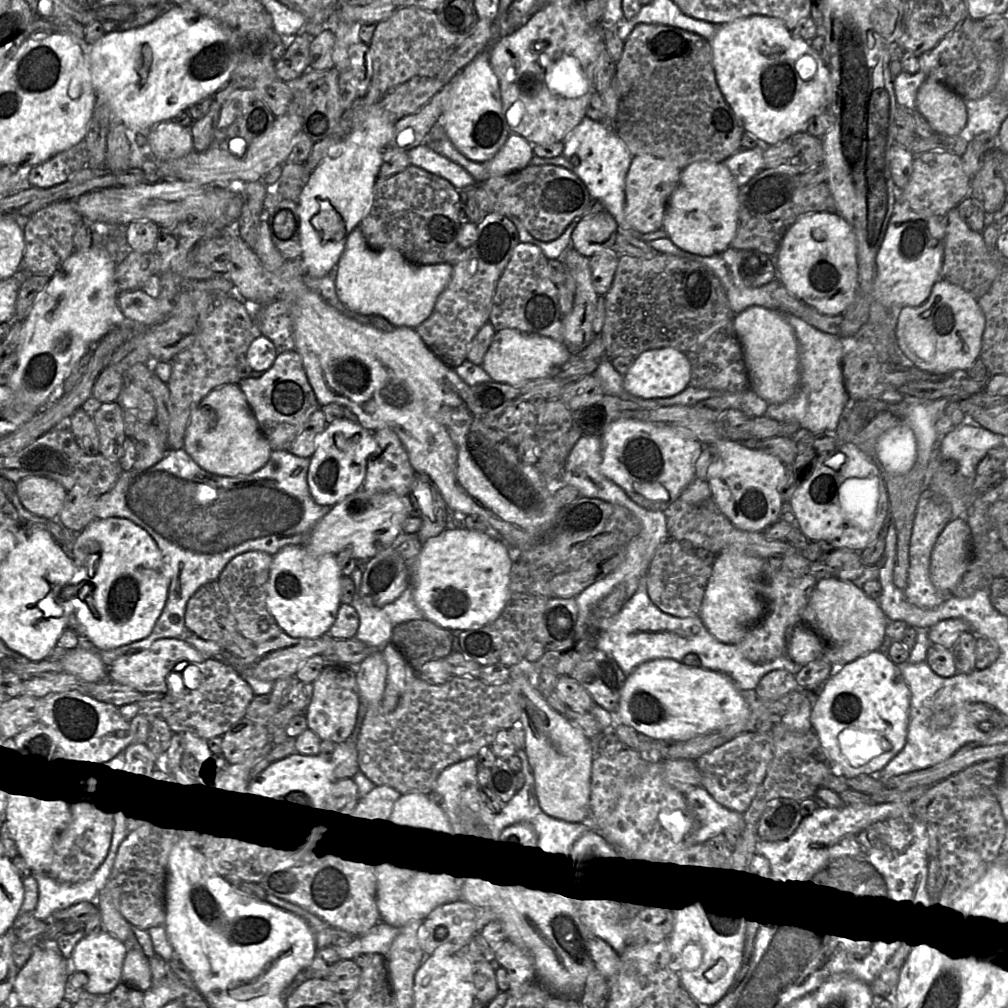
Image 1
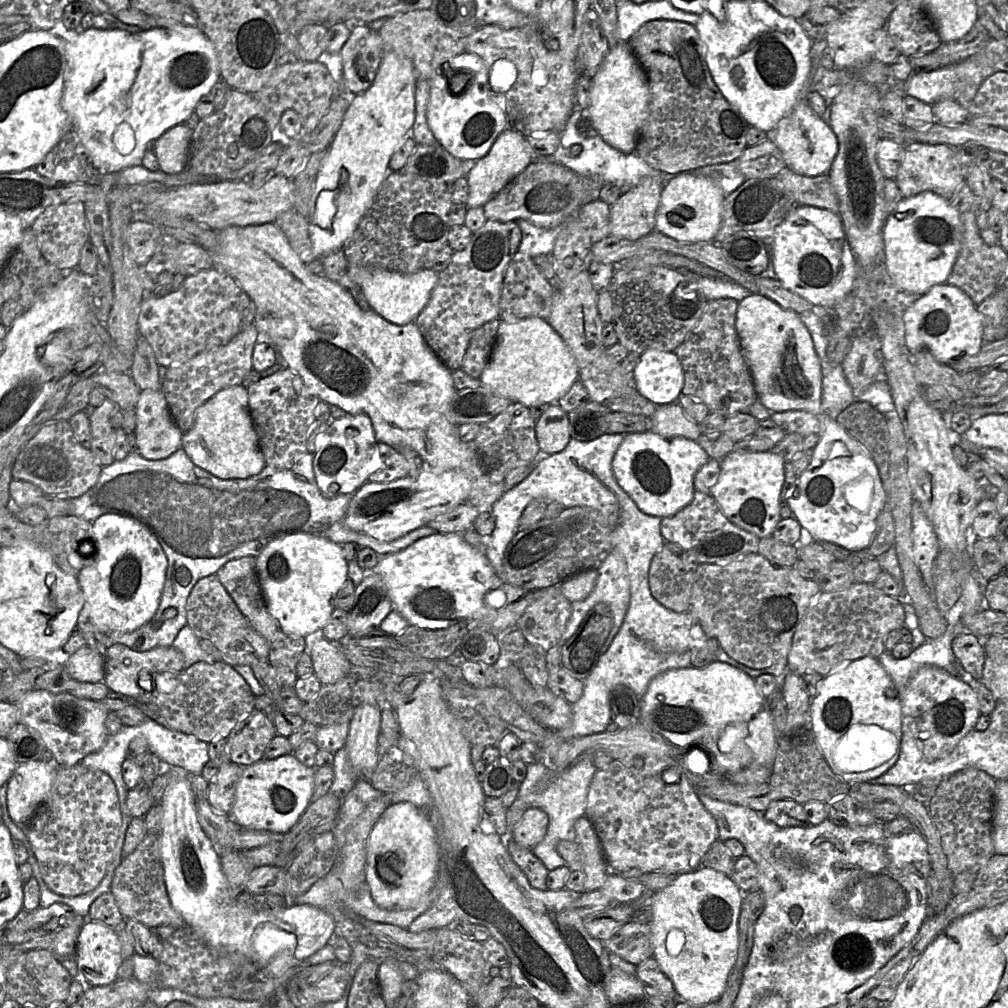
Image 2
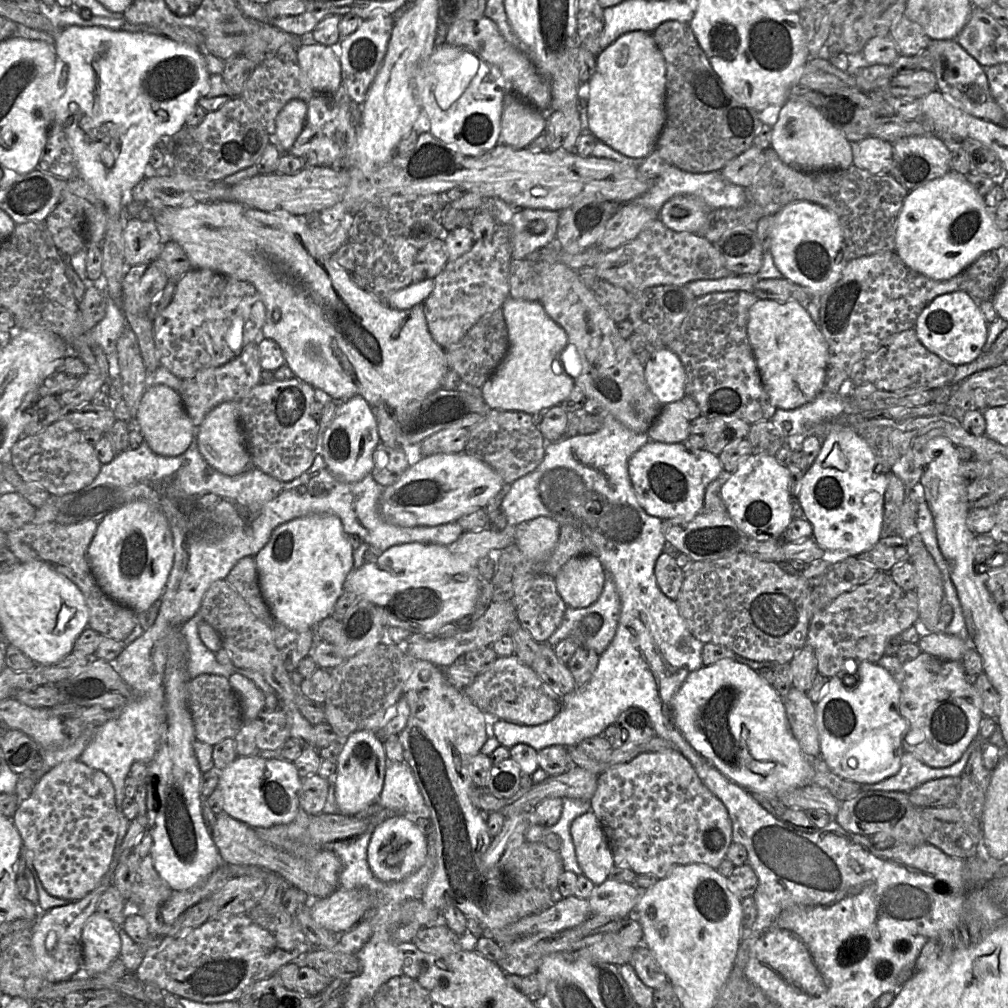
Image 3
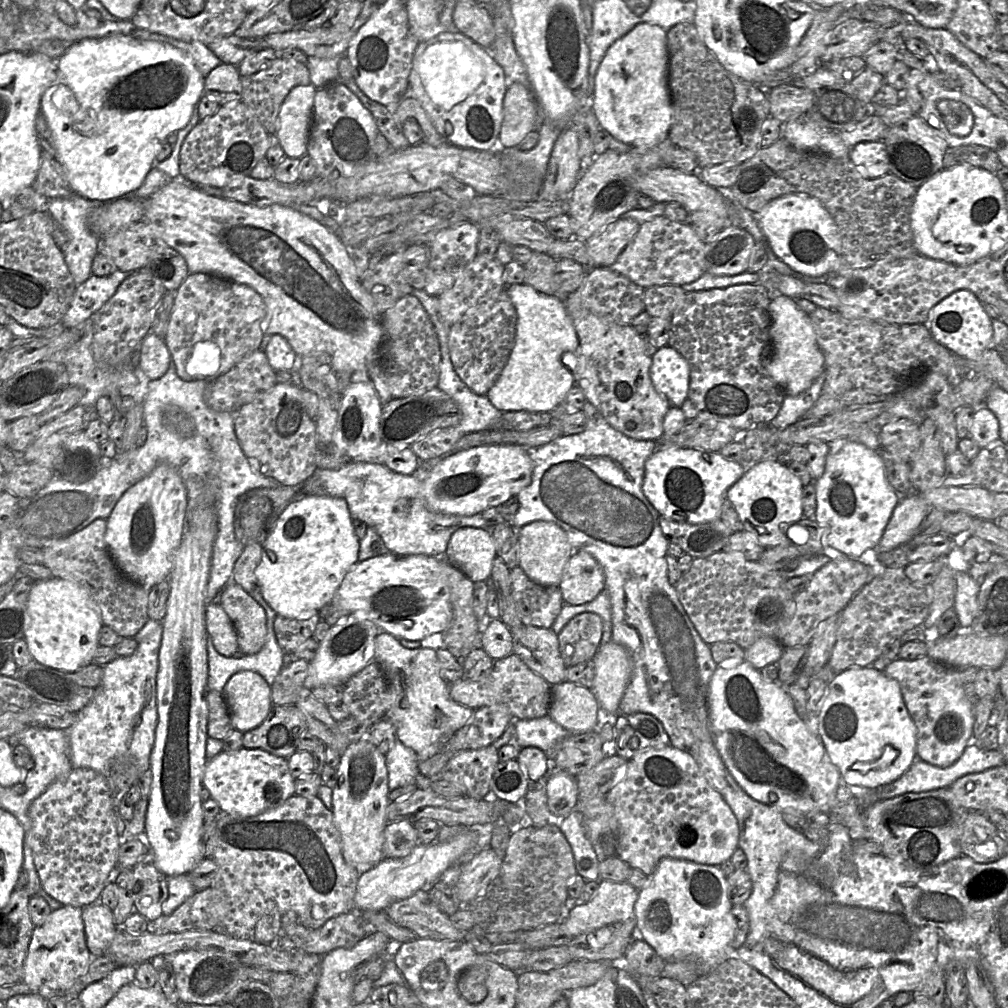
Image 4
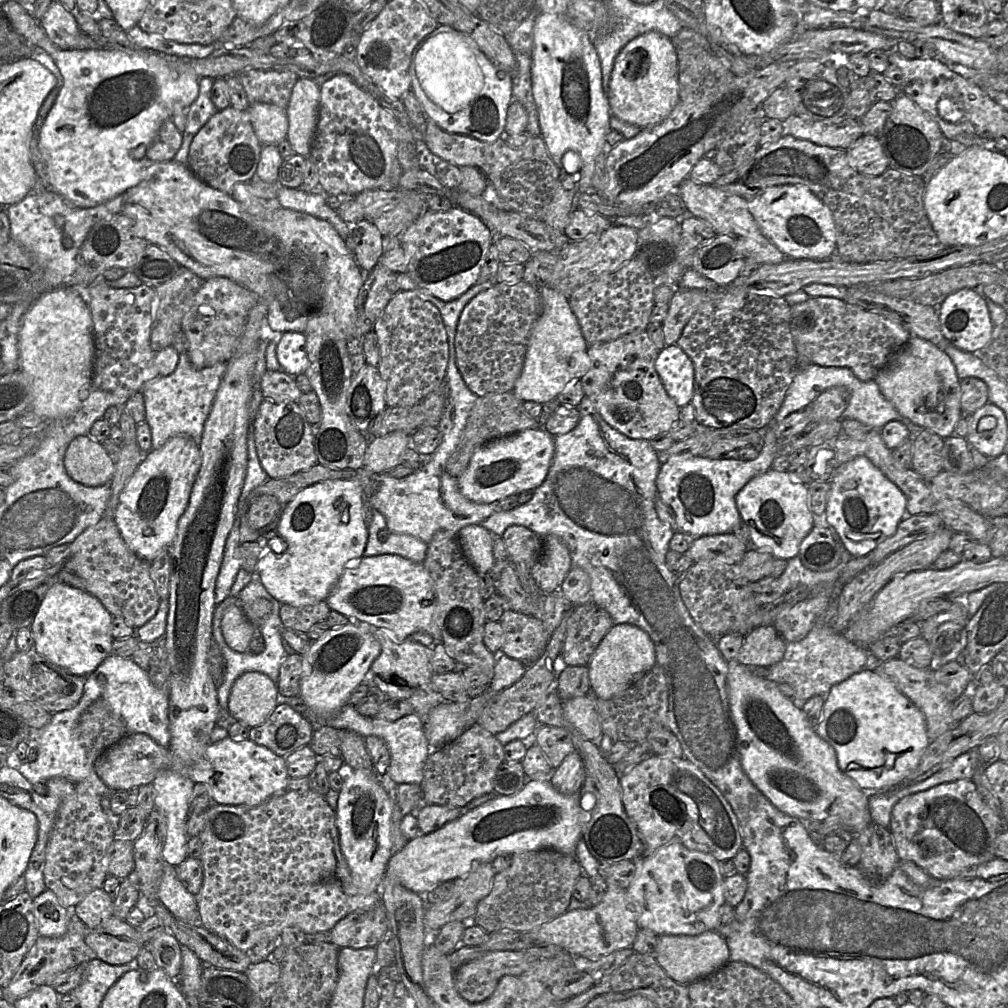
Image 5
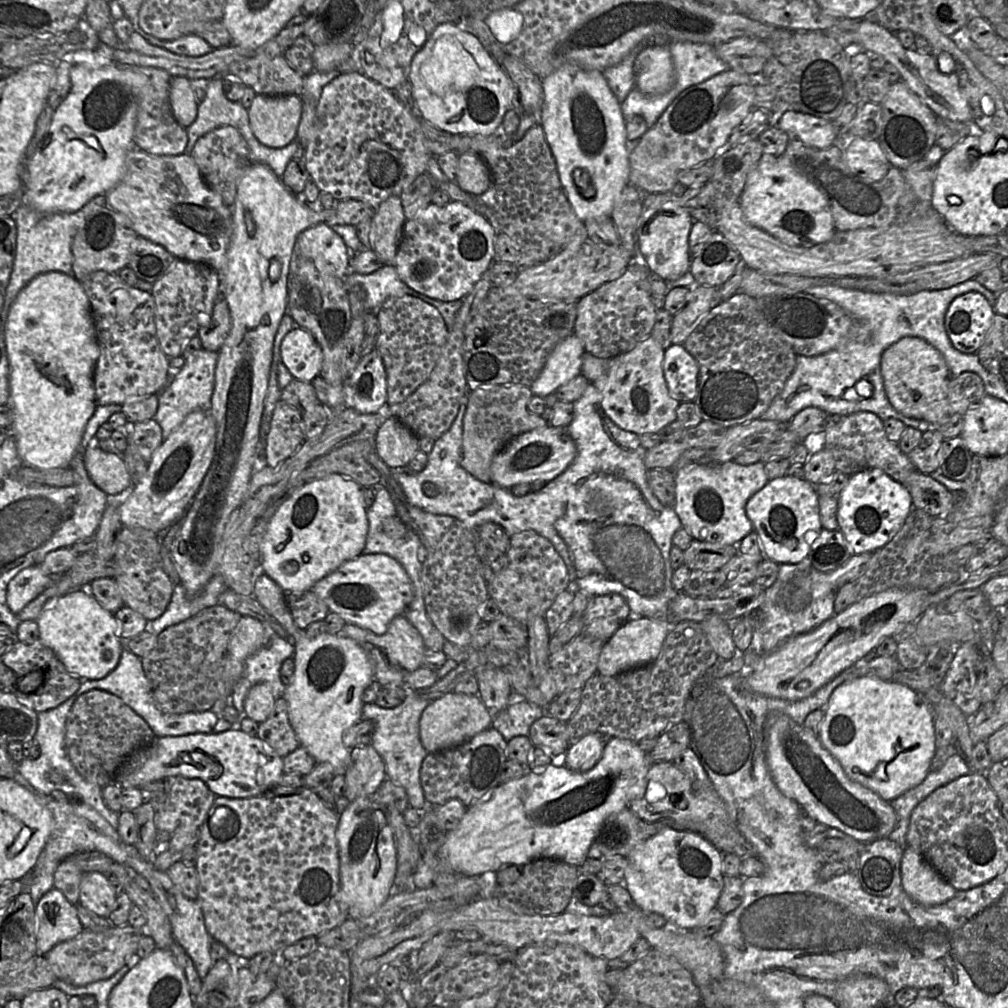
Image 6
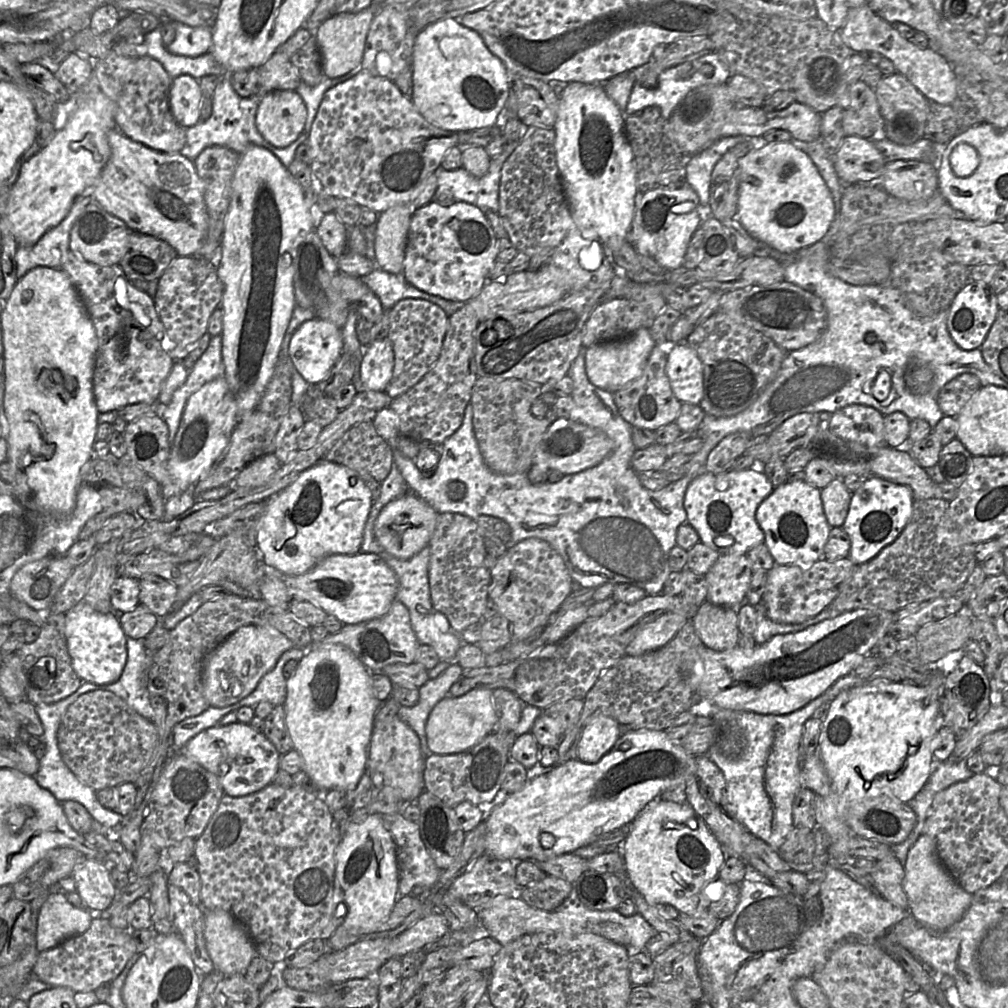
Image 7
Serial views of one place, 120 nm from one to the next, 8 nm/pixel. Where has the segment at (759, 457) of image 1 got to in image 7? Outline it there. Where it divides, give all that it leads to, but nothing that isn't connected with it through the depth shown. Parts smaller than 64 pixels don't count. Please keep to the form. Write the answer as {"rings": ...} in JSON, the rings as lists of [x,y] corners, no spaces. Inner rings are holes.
{"rings":[[[805,481],[785,482],[758,506],[755,518],[765,535],[776,564],[798,565],[823,560],[824,547],[832,526],[829,525],[821,500],[821,489]]]}

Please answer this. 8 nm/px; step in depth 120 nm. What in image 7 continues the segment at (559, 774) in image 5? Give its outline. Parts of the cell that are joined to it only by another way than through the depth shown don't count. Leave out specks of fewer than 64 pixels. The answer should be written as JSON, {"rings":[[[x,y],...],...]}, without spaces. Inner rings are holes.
{"rings":[[[597,716],[583,729],[577,746],[577,759],[587,763],[599,762],[615,746],[622,727],[612,718]]]}

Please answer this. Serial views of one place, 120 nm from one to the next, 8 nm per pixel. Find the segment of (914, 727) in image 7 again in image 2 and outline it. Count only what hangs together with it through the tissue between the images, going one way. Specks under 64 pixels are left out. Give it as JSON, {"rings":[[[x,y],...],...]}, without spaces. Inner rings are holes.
{"rings":[[[866,656],[857,660],[841,664],[832,670],[832,673],[823,676],[823,679],[818,683],[818,691],[815,697],[811,699],[809,716],[809,729],[811,730],[815,741],[825,758],[827,764],[835,775],[849,784],[857,782],[869,782],[888,771],[897,761],[902,737],[902,715],[901,701],[899,691],[889,674],[880,664],[877,658]]]}

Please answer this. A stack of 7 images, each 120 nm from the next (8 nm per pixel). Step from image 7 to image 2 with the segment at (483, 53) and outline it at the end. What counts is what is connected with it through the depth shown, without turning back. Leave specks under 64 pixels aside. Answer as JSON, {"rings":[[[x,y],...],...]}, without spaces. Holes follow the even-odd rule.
{"rings":[[[464,51],[445,62],[429,83],[427,120],[437,142],[462,160],[484,157],[508,125],[504,98],[491,90],[484,61],[477,54]]]}

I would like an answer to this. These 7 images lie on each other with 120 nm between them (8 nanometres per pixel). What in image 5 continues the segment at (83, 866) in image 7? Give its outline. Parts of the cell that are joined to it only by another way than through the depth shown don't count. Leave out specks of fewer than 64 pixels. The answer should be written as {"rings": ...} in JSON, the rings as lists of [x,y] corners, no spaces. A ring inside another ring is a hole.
{"rings":[[[104,888],[96,889],[74,908],[74,914],[88,929],[95,929],[113,916],[113,900]]]}

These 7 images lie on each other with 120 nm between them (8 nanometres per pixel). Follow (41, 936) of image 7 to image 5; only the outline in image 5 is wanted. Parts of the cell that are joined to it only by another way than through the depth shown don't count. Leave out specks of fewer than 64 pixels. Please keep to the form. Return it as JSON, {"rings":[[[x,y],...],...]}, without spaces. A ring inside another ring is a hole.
{"rings":[[[46,889],[33,899],[33,914],[41,936],[58,938],[67,932],[73,910],[61,905],[55,893]]]}

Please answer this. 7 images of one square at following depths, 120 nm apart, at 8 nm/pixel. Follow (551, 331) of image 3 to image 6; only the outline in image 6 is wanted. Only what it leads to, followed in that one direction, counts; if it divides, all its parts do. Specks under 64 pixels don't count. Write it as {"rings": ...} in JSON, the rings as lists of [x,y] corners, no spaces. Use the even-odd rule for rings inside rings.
{"rings":[[[575,334],[560,341],[550,352],[541,372],[531,384],[532,394],[545,397],[580,375],[584,352],[583,343]]]}

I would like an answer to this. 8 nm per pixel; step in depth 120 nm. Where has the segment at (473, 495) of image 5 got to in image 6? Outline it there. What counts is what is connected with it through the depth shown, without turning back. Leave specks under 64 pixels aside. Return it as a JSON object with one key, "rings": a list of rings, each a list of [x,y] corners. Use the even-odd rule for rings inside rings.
{"rings":[[[547,425],[524,432],[512,439],[491,462],[491,483],[511,489],[519,483],[549,482],[560,475],[574,460],[576,445],[566,428]]]}

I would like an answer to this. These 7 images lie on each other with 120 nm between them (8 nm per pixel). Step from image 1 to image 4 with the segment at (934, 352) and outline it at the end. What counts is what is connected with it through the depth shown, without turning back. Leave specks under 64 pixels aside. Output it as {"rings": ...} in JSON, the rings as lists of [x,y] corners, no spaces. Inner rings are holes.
{"rings":[[[969,290],[955,291],[932,307],[926,326],[937,343],[964,359],[979,357],[987,349],[993,335],[991,318],[981,301]]]}

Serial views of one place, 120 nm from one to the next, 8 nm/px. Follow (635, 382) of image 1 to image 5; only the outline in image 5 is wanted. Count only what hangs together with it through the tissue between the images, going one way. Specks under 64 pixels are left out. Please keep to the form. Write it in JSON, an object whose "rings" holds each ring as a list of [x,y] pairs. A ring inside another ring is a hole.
{"rings":[[[677,344],[662,348],[655,369],[667,394],[679,408],[691,402],[694,392],[694,366],[690,357]]]}

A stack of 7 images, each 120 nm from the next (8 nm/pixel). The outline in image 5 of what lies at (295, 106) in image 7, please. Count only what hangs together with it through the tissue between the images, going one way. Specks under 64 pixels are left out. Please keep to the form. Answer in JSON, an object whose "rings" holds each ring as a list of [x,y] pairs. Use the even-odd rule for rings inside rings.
{"rings":[[[258,102],[250,105],[248,113],[262,145],[277,145],[286,140],[288,119],[285,108]]]}

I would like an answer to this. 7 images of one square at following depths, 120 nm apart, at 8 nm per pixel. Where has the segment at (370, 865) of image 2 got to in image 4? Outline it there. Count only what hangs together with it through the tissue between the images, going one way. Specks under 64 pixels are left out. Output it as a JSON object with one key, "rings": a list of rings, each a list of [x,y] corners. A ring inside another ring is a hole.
{"rings":[[[408,820],[387,823],[384,829],[384,858],[402,858],[419,843],[417,832]]]}

